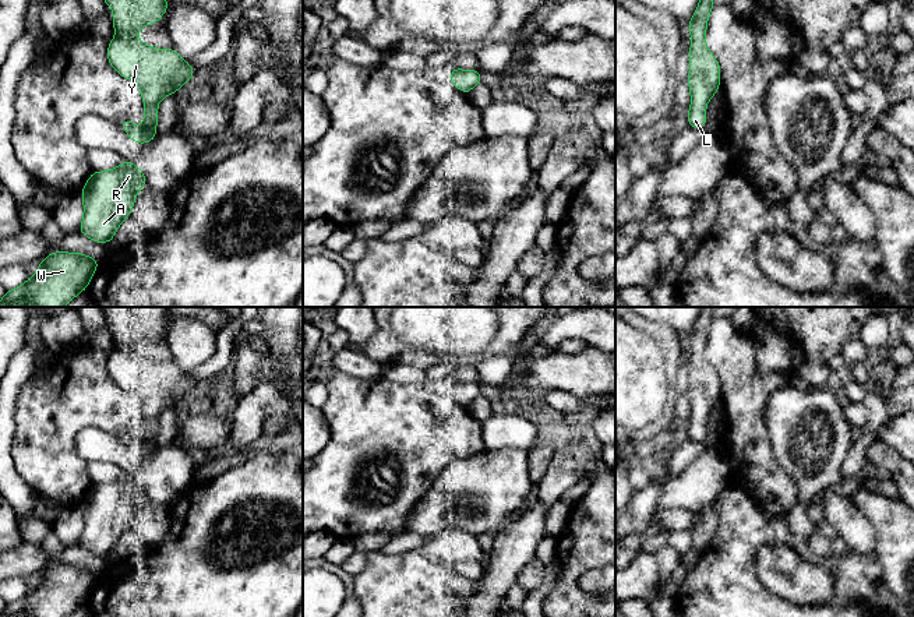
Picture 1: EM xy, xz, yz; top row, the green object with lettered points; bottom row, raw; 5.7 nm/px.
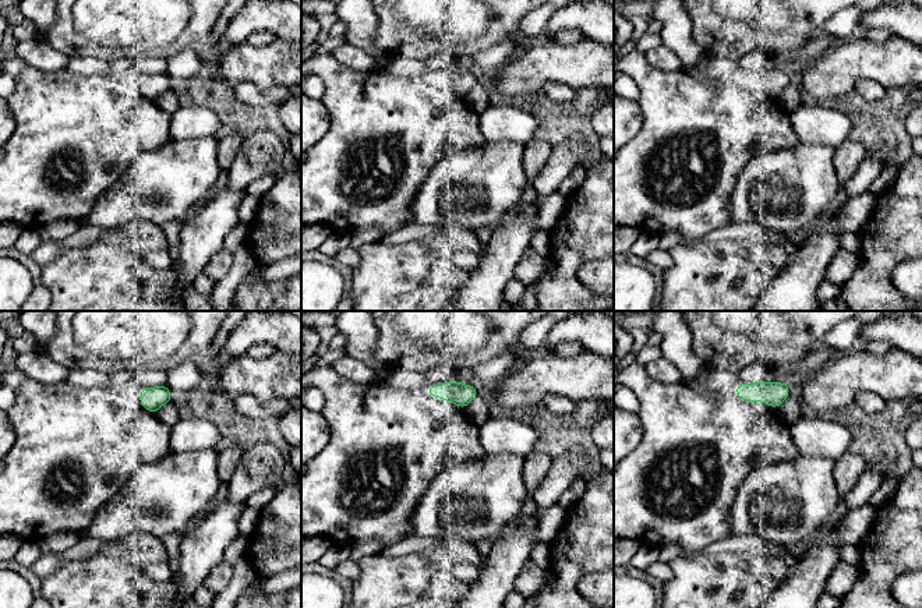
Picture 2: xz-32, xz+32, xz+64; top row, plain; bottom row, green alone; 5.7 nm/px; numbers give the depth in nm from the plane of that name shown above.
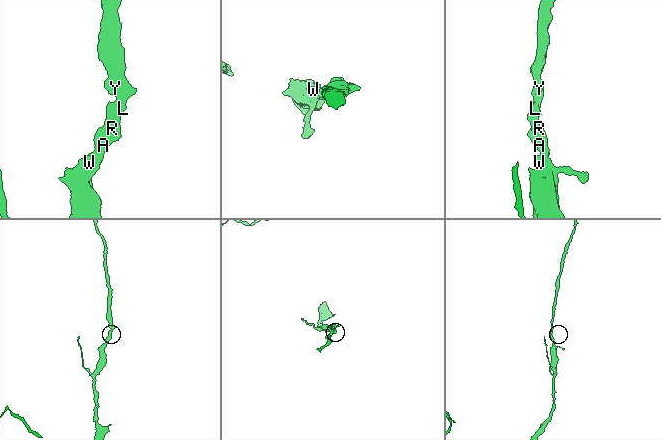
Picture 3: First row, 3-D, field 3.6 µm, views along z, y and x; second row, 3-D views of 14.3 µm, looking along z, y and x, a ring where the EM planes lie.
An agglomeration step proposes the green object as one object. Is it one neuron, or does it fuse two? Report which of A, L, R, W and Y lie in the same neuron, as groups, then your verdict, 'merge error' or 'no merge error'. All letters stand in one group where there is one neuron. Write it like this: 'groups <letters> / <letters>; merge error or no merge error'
groups A L R W Y; no merge error

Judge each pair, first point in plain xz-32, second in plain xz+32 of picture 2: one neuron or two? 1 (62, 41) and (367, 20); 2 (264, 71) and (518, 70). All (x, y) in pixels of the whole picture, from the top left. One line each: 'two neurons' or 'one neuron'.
1: two neurons
2: one neuron

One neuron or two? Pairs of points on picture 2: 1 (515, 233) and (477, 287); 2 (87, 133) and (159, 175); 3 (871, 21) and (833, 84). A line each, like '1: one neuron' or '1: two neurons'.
1: one neuron
2: two neurons
3: two neurons

